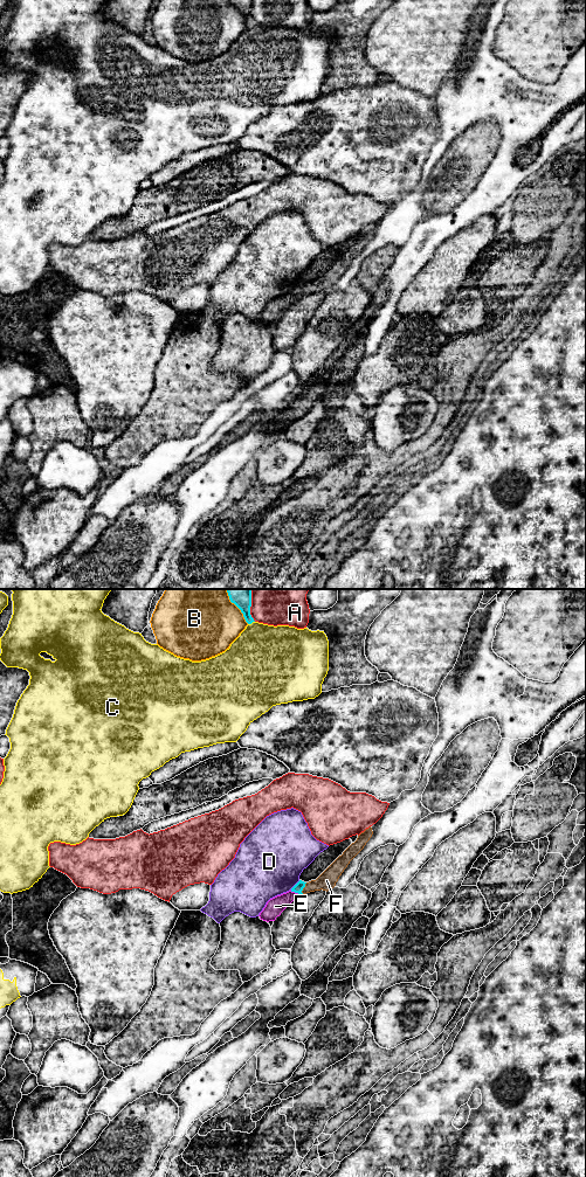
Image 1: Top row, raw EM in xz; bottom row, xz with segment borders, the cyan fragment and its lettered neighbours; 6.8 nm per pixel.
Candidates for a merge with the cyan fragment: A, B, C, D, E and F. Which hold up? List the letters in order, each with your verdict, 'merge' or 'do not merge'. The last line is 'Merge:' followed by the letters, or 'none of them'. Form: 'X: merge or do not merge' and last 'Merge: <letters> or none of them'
A: do not merge
B: do not merge
C: do not merge
D: do not merge
E: do not merge
F: do not merge
Merge: none of them

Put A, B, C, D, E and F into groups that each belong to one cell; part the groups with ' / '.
A / B / C / D / E F

